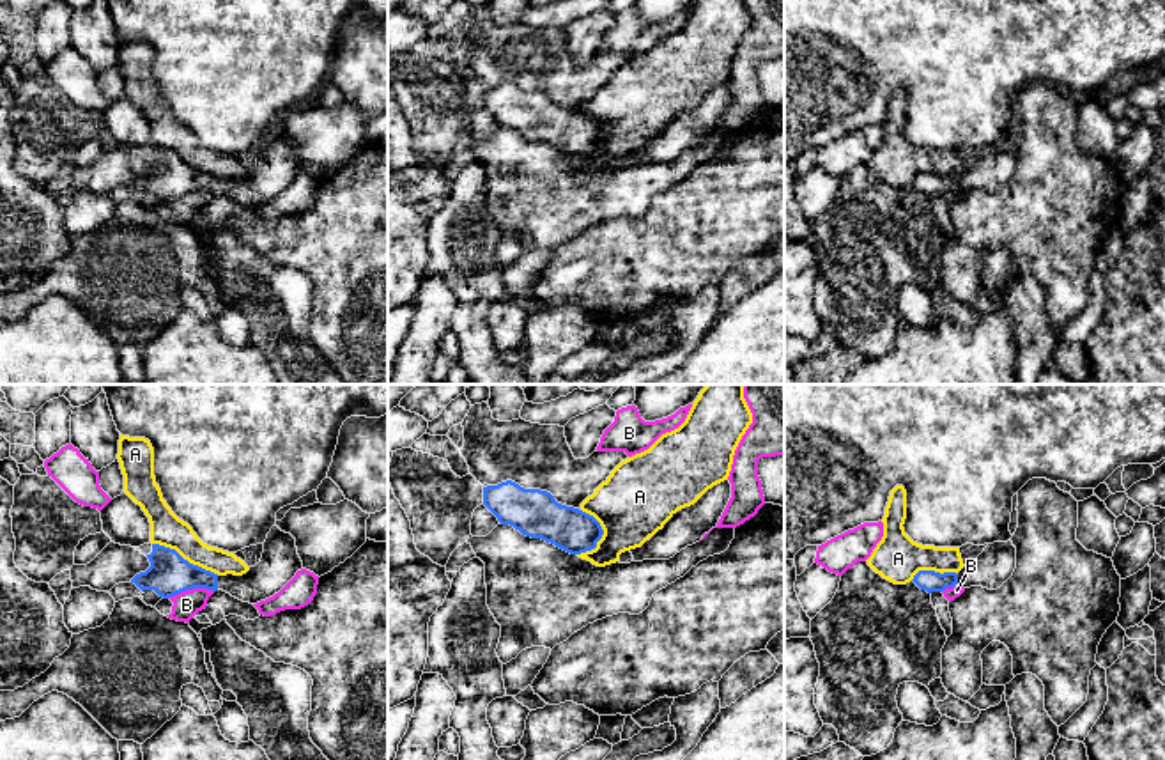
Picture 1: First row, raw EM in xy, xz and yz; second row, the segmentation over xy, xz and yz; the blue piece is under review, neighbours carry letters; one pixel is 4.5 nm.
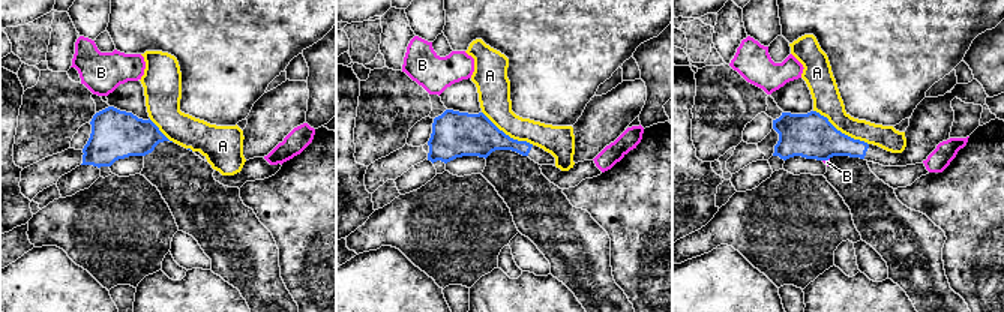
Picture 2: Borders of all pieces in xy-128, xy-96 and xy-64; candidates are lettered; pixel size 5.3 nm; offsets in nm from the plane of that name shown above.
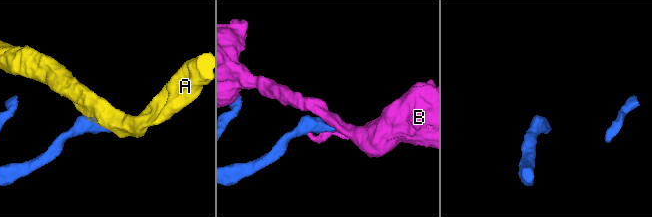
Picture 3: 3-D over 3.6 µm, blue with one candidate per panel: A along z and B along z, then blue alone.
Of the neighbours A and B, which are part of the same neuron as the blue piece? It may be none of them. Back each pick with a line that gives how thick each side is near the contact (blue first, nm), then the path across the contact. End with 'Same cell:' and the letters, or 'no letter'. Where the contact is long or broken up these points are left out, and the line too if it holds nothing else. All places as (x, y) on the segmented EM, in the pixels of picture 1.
Same cell: no letter

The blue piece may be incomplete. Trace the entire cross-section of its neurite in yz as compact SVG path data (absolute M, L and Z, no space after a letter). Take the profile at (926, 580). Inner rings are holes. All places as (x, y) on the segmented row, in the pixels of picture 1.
M919 570L912 579L921 590L931 592L944 592L945 588L953 588L958 585L956 572L935 572L935 570Z

